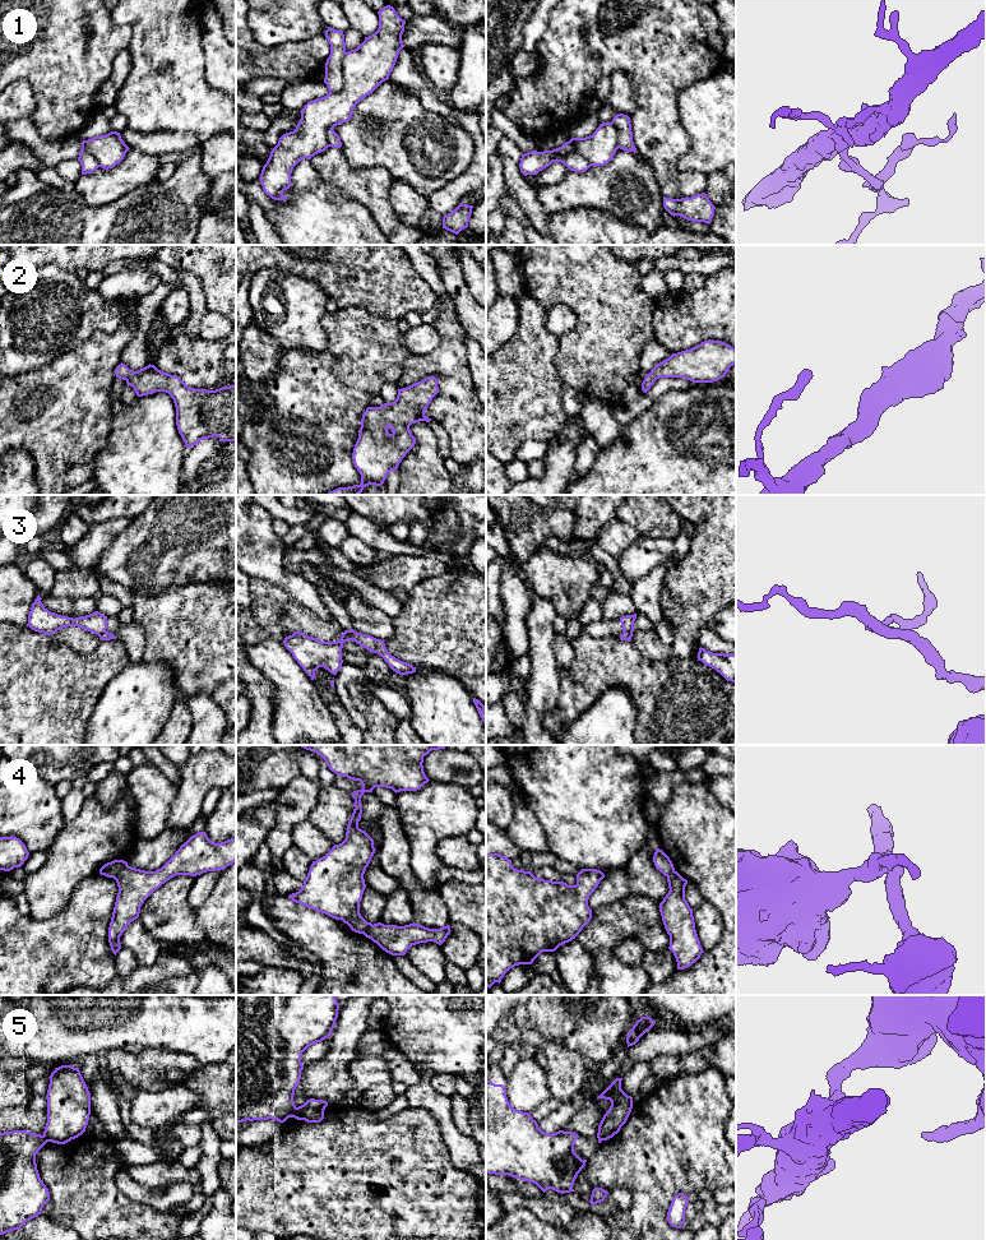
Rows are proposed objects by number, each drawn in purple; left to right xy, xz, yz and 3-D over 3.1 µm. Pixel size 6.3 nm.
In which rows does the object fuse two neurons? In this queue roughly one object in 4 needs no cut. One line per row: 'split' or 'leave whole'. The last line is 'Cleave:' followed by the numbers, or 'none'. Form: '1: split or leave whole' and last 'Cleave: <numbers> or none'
1: split
2: leave whole
3: split
4: split
5: split
Cleave: 1, 3, 4, 5

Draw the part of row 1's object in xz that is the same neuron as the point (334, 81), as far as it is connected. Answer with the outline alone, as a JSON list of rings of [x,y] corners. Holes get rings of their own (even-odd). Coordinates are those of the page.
[[[328,27],[325,37],[330,45],[330,55],[325,63],[325,78],[329,93],[341,92],[344,87],[344,78],[342,73],[343,57],[346,55],[346,42],[343,31],[337,31]]]

